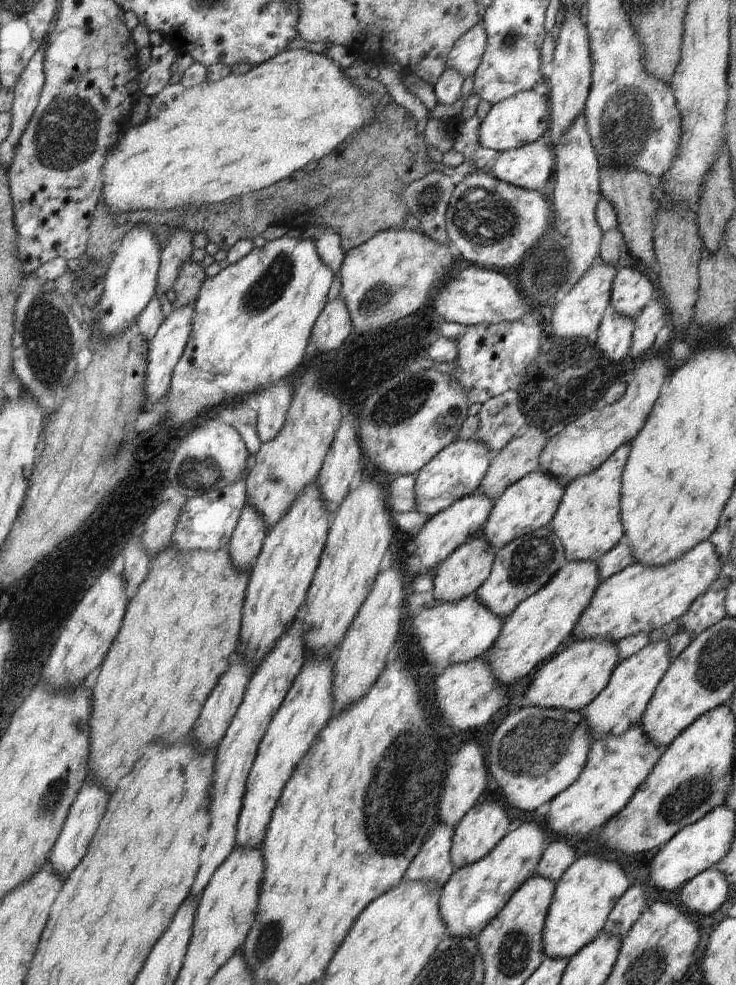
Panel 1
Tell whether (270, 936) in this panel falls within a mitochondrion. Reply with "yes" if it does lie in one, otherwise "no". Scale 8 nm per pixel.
yes

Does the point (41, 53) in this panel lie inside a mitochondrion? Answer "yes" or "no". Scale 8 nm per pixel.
no

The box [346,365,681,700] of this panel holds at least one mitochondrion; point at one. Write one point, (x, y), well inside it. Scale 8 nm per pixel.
(402, 403)

